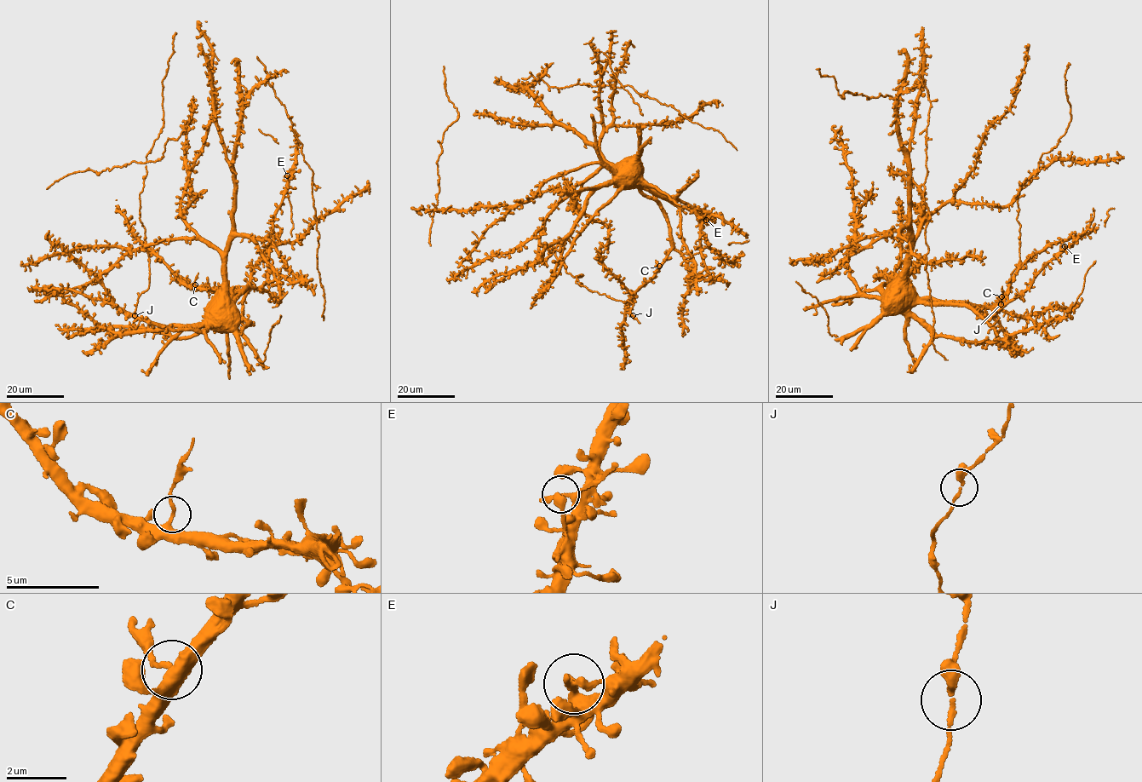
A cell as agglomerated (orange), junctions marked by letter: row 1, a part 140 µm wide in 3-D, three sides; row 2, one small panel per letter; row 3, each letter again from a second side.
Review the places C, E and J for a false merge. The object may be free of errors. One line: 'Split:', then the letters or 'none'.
Split: C

